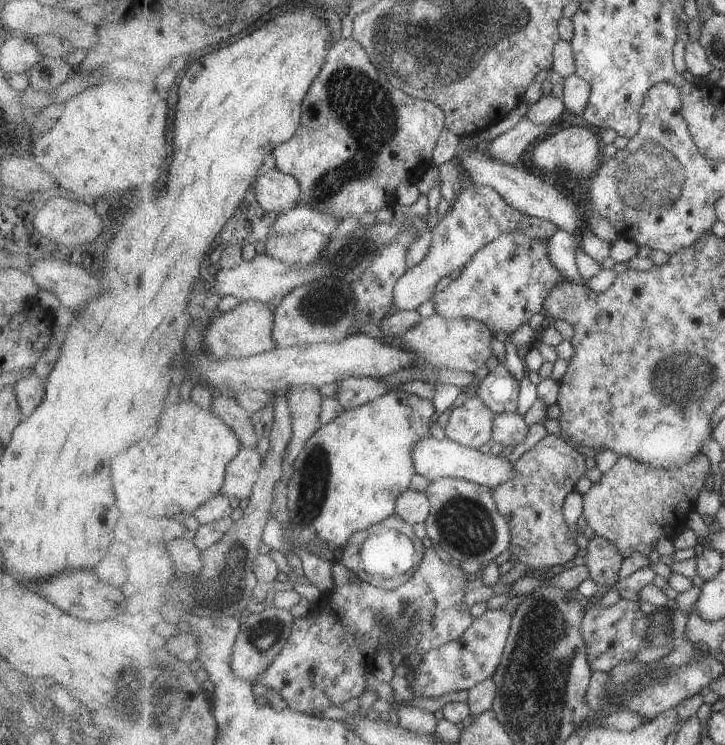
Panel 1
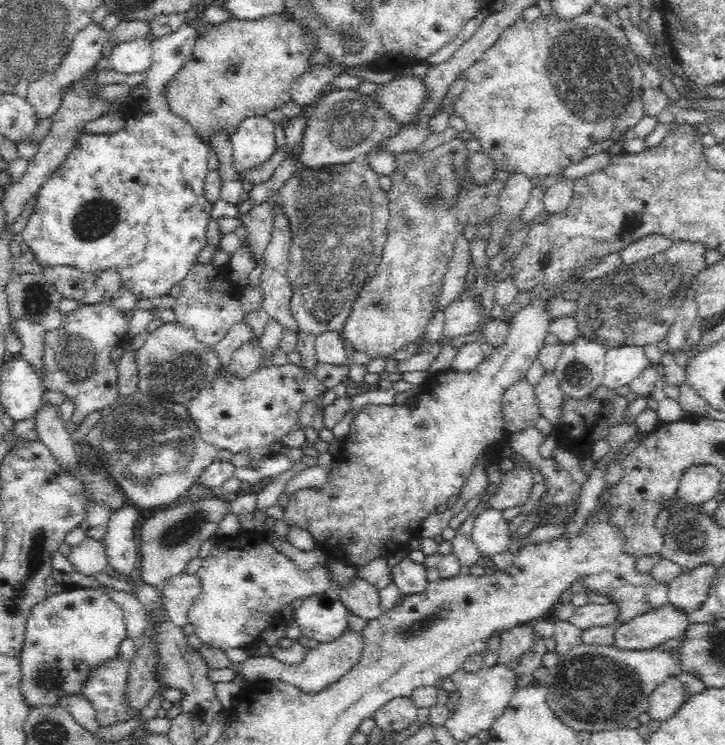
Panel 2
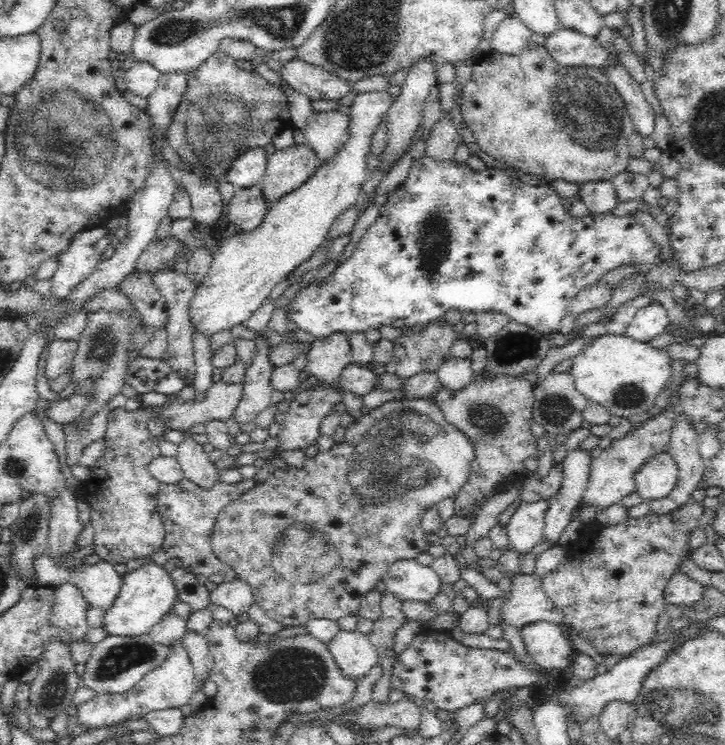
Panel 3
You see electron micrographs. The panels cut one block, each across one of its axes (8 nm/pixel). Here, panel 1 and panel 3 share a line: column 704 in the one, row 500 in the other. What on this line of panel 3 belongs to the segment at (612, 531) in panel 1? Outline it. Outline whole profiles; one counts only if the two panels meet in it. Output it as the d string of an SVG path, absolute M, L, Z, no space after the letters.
M500 375L492 381L474 379L462 390L442 388L432 401L442 410L446 422L473 444L475 457L469 482L453 497L455 514L474 516L490 496L506 491L510 484L522 484L527 474L524 462L536 454L538 439L532 435L534 388L521 377Z

